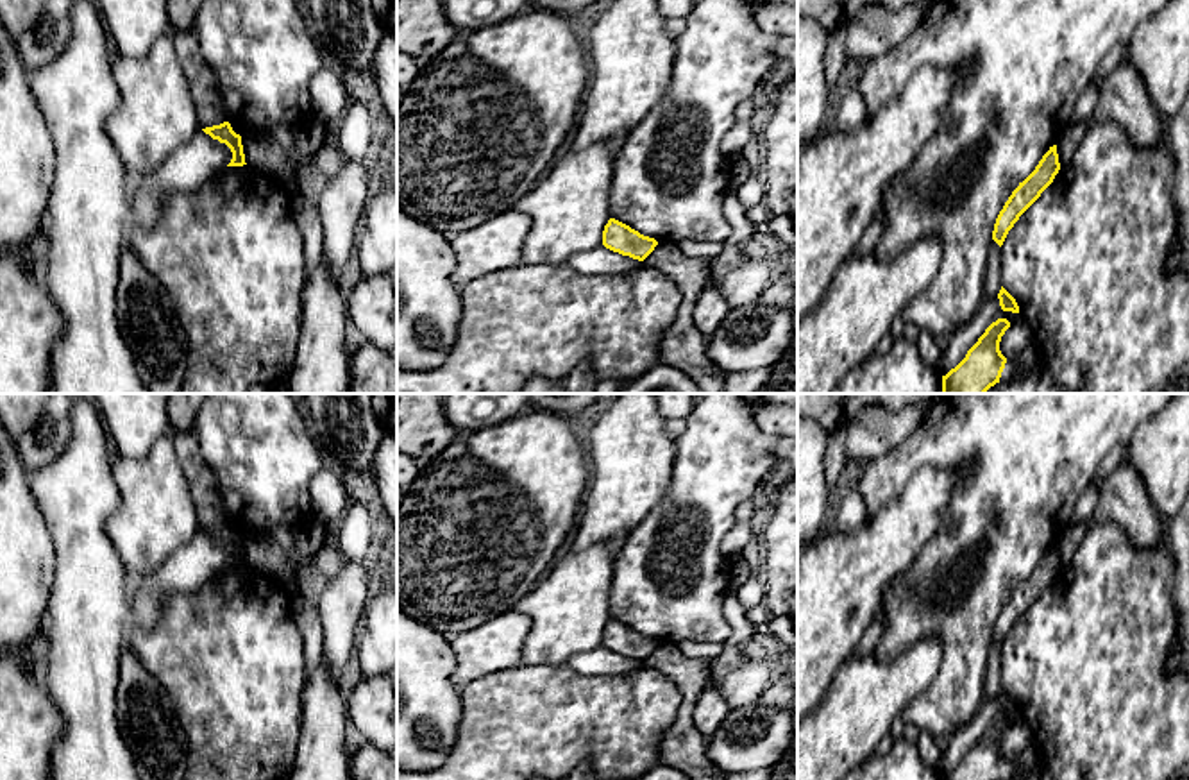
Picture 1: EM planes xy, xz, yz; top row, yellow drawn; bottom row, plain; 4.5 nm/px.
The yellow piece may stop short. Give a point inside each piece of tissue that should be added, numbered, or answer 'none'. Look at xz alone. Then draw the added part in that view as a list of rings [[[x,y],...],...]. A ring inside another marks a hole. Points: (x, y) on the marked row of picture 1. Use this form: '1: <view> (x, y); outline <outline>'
none

